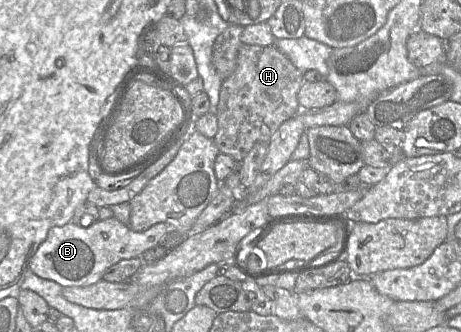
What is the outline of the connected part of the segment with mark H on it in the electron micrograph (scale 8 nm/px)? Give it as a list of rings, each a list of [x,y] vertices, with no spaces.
[[[242,44],[238,51],[237,66],[231,76],[222,81],[219,103],[214,110],[218,131],[213,139],[220,153],[241,162],[258,142],[269,142],[283,122],[299,112],[298,92],[304,82],[303,74],[276,46]]]

